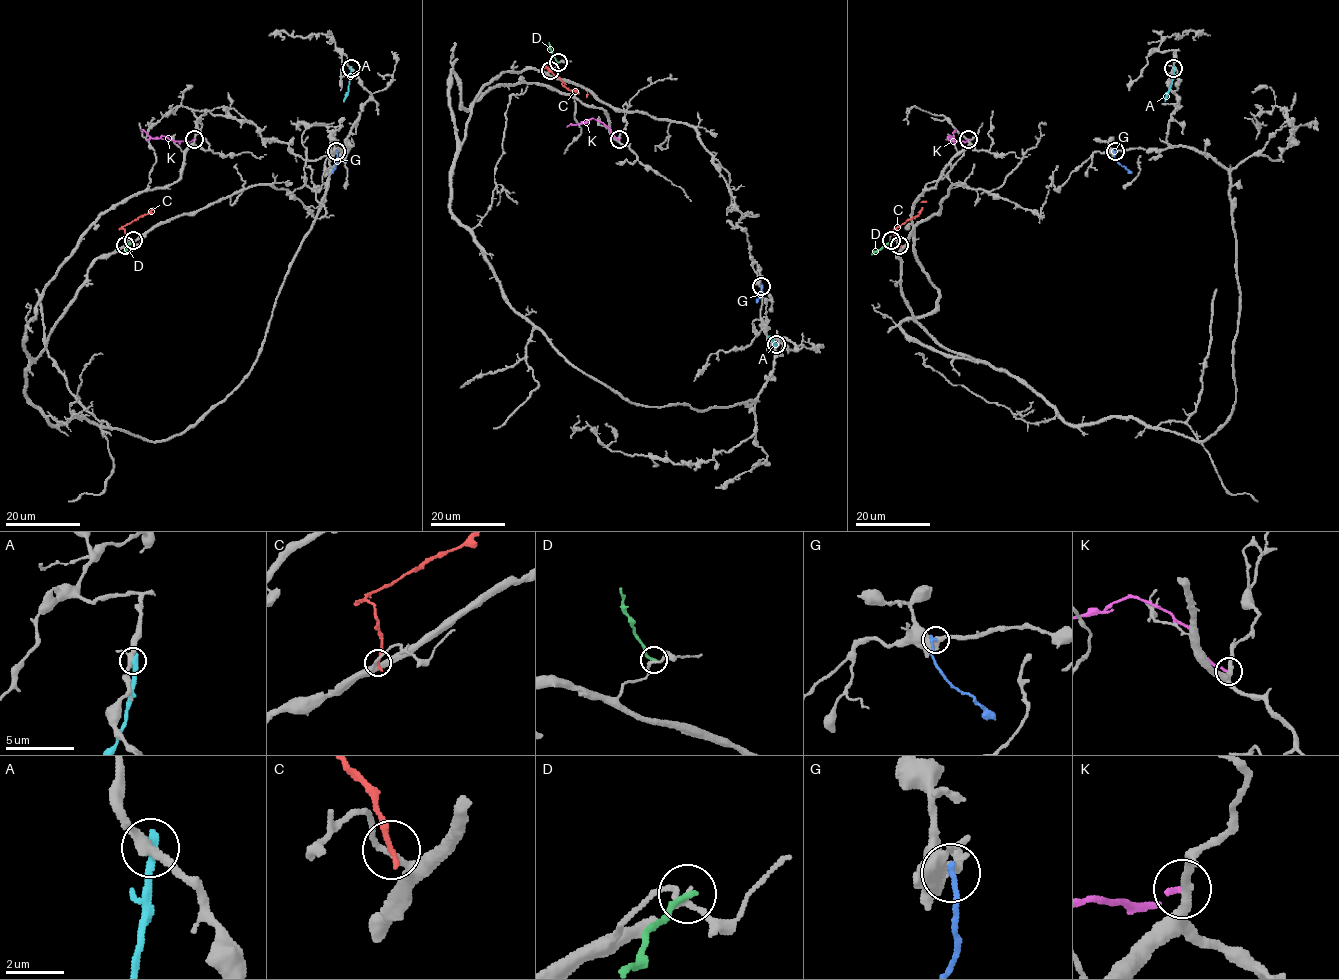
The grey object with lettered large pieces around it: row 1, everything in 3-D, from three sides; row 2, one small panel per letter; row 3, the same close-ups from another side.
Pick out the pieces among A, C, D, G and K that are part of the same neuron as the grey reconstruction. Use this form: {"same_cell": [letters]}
{"same_cell": []}

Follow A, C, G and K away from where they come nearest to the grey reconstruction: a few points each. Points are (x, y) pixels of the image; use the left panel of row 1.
A: (350, 68), (349, 84), (343, 101)
C: (125, 244), (122, 227), (147, 214), (161, 202)
G: (336, 152), (337, 161), (331, 173)
K: (194, 139), (151, 138), (142, 132)

